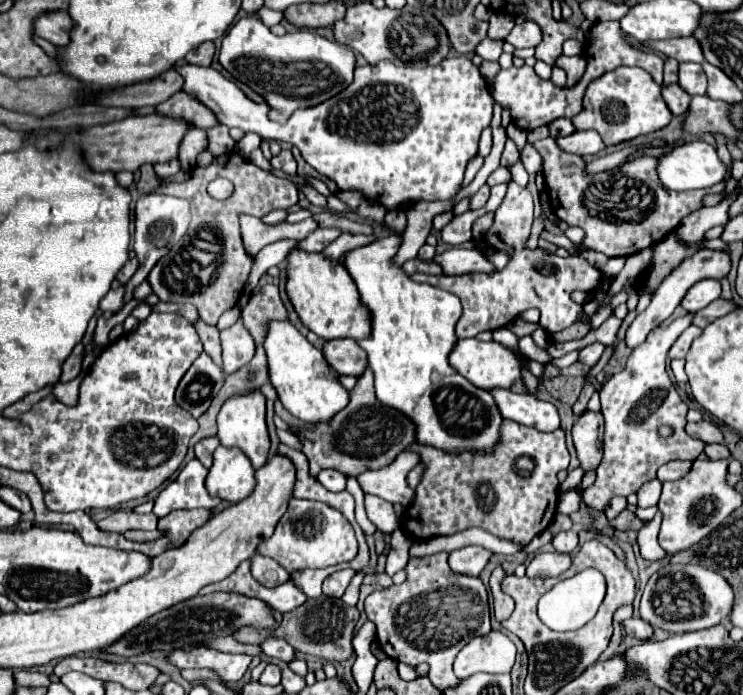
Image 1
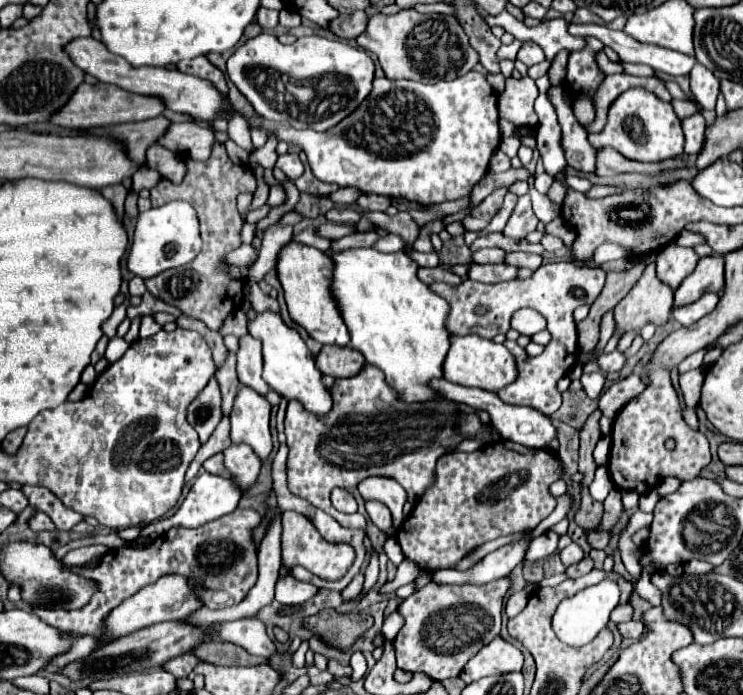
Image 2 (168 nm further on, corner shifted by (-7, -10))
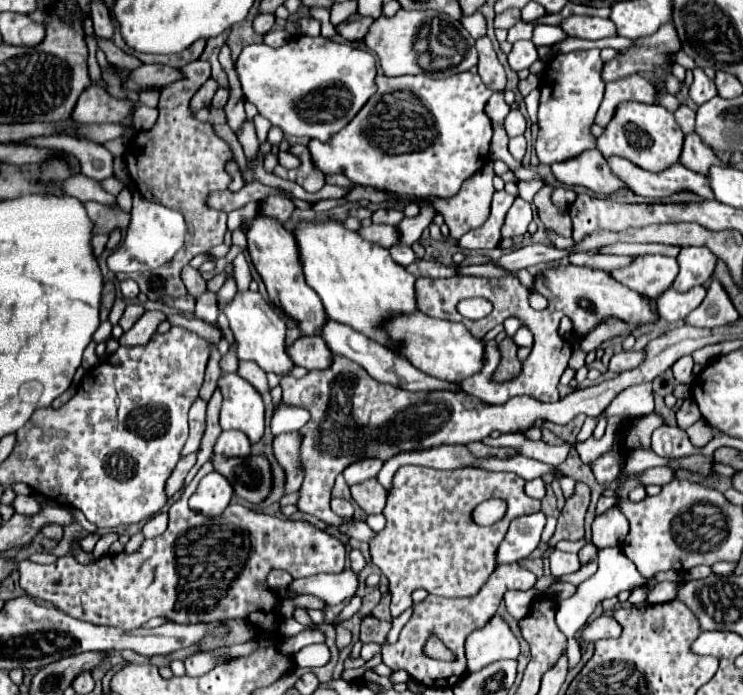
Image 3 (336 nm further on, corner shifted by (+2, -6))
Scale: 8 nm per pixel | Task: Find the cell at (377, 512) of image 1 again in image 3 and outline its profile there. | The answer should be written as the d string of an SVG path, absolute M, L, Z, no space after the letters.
M376 480L356 484L350 490L352 490L352 498L366 514L382 514L388 494Z

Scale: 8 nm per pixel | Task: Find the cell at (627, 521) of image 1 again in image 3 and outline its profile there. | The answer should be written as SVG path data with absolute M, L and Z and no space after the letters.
M576 482L574 494L566 500L560 518L558 518L558 526L556 532L550 540L550 548L554 548L554 544L558 540L580 540L584 538L584 520L590 503L590 488L582 482Z

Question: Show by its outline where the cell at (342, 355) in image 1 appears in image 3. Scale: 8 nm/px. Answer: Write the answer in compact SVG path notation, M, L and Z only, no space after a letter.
M320 336L298 338L292 346L288 346L288 354L296 362L296 366L302 366L306 370L322 370L330 366L334 358L332 350Z

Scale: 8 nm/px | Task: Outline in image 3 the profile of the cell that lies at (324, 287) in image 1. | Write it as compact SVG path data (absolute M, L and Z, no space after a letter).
M256 216L256 218L248 220L246 224L248 224L248 228L246 228L248 252L250 252L254 268L258 270L258 274L262 276L262 280L266 284L270 302L274 306L280 306L290 318L294 318L304 336L320 334L328 316L322 310L322 302L318 300L318 294L314 294L314 290L310 290L310 286L304 280L302 262L298 258L298 244L296 244L294 234L284 230L284 226L274 218Z

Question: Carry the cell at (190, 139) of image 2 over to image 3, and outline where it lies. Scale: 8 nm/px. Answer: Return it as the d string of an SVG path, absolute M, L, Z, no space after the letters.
M208 80L196 94L194 94L194 98L190 100L190 110L192 110L192 114L196 114L200 108L204 108L206 104L210 104L212 102L212 96L214 96L214 92L216 92L216 88L218 88L218 84L216 84L216 80Z

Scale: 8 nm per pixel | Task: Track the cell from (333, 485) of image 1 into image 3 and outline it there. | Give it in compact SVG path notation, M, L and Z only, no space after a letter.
M332 498L330 506L332 506L332 510L334 510L338 516L352 516L352 514L354 514L352 504L350 504L348 500L344 500L344 498Z

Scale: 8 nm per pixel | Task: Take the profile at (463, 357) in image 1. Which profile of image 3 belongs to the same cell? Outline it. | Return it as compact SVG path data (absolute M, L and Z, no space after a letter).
M422 312L398 316L388 322L388 334L402 342L400 354L408 358L418 370L448 382L462 382L484 368L484 342L474 338L466 326L450 320L434 320Z

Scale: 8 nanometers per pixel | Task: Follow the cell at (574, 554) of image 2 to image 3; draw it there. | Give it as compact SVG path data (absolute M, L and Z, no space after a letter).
M550 550L550 570L554 576L562 576L562 574L570 574L576 572L580 568L578 562L578 554L568 554L568 552L560 552L560 550Z

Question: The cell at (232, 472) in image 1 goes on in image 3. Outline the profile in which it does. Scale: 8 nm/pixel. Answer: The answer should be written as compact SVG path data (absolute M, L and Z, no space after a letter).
M222 432L214 452L222 456L250 456L250 440L242 432Z

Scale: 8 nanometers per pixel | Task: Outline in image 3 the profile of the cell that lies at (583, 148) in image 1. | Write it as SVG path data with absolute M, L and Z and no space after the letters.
M606 158L612 174L626 182L636 194L648 196L648 198L664 198L680 190L692 190L700 198L714 198L712 190L708 188L708 182L702 174L688 170L682 166L682 162L676 162L670 166L670 170L662 170L662 174L654 174L650 170L642 170L640 166L634 166L626 158Z

